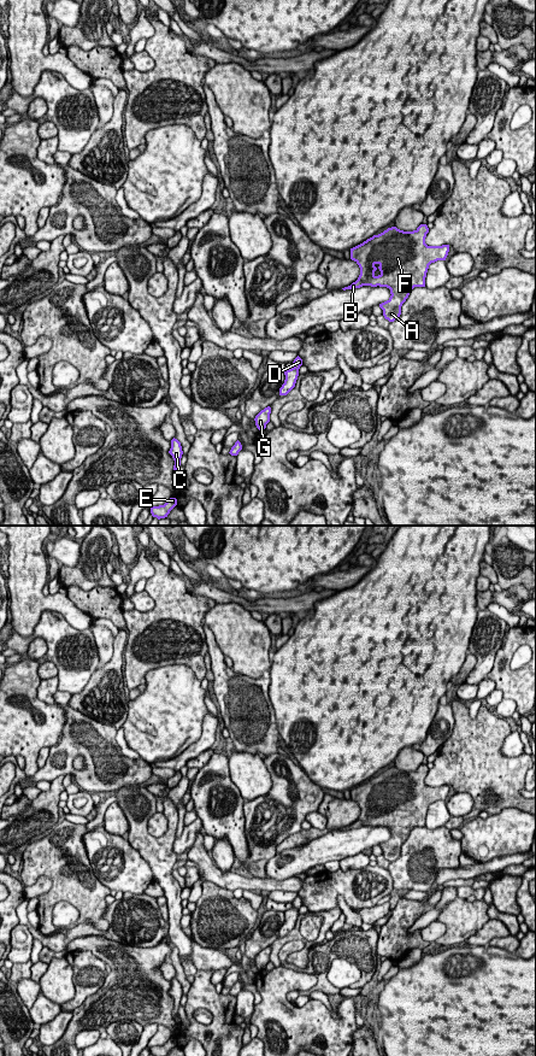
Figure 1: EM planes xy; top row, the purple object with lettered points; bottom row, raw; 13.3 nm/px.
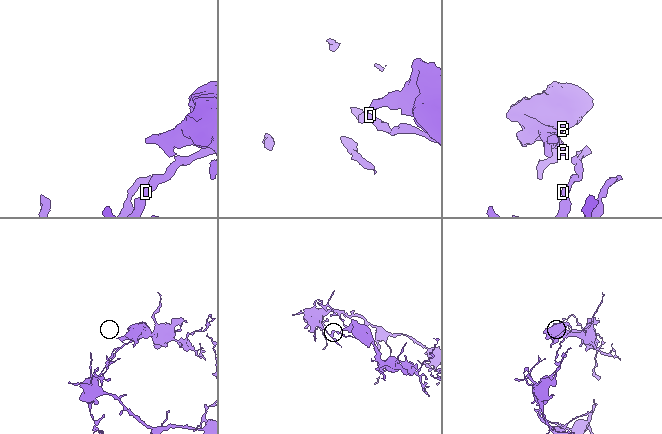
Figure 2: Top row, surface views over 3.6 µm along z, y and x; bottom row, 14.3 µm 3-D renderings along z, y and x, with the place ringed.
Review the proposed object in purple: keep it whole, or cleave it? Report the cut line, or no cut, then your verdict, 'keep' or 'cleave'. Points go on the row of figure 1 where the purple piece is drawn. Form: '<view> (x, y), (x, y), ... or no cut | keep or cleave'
xy (294, 367), (298, 369) | cleave

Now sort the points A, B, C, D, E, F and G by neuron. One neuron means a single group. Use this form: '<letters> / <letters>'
A B D F / C E G

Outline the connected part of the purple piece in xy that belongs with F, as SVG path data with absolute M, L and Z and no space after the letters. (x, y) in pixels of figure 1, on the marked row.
M420 224L413 231L404 231L396 227L388 228L378 235L373 235L363 244L351 248L351 259L360 268L360 275L351 286L342 288L355 289L363 286L387 287L390 289L390 298L379 304L383 316L389 322L394 322L401 315L401 306L414 287L425 287L425 277L431 263L446 260L449 245L428 246L425 244L429 228Z

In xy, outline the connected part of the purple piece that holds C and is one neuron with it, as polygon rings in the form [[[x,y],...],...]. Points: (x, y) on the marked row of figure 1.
[[[175,438],[171,440],[171,448],[170,448],[169,453],[172,456],[173,460],[175,460],[172,477],[176,479],[178,475],[178,469],[181,465],[181,458],[182,458],[183,451],[182,451],[181,442]]]

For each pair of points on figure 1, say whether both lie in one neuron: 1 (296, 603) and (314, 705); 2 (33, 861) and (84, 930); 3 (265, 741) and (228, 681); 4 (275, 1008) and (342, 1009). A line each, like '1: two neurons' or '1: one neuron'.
1: two neurons
2: two neurons
3: one neuron
4: one neuron

